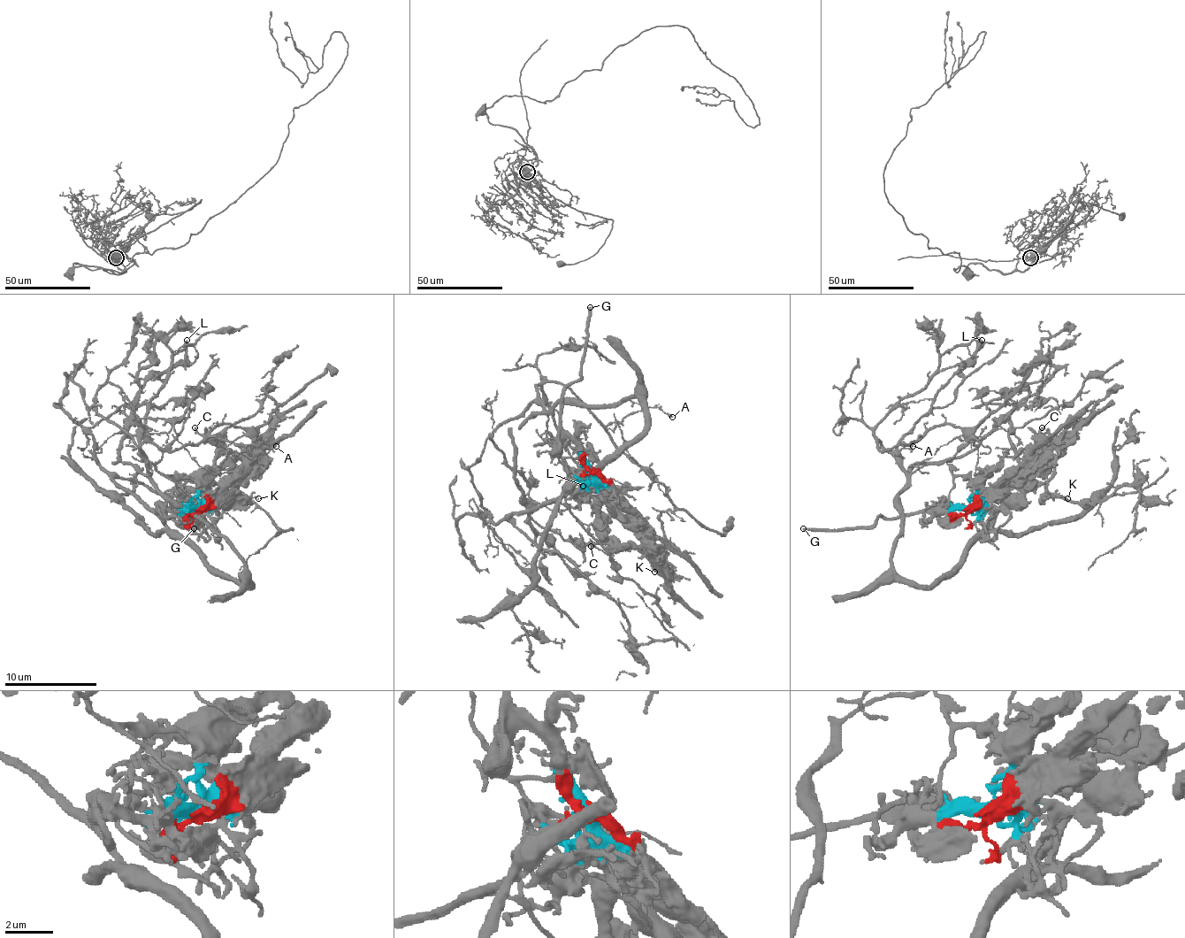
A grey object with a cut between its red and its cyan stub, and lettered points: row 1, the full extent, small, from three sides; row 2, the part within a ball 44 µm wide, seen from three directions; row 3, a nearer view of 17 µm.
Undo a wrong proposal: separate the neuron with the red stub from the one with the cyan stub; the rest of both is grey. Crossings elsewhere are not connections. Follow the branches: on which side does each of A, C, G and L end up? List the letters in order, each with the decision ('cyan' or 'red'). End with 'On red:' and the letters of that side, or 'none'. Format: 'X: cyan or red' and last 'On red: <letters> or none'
A: red
C: cyan
G: cyan
L: red
On red: A, L

